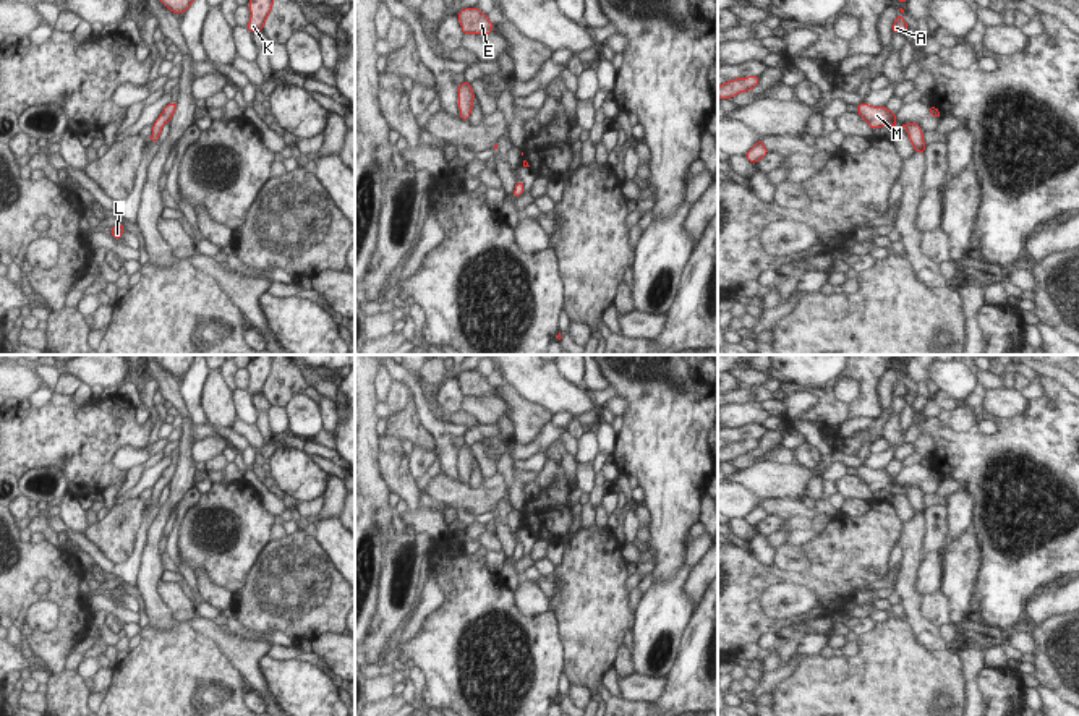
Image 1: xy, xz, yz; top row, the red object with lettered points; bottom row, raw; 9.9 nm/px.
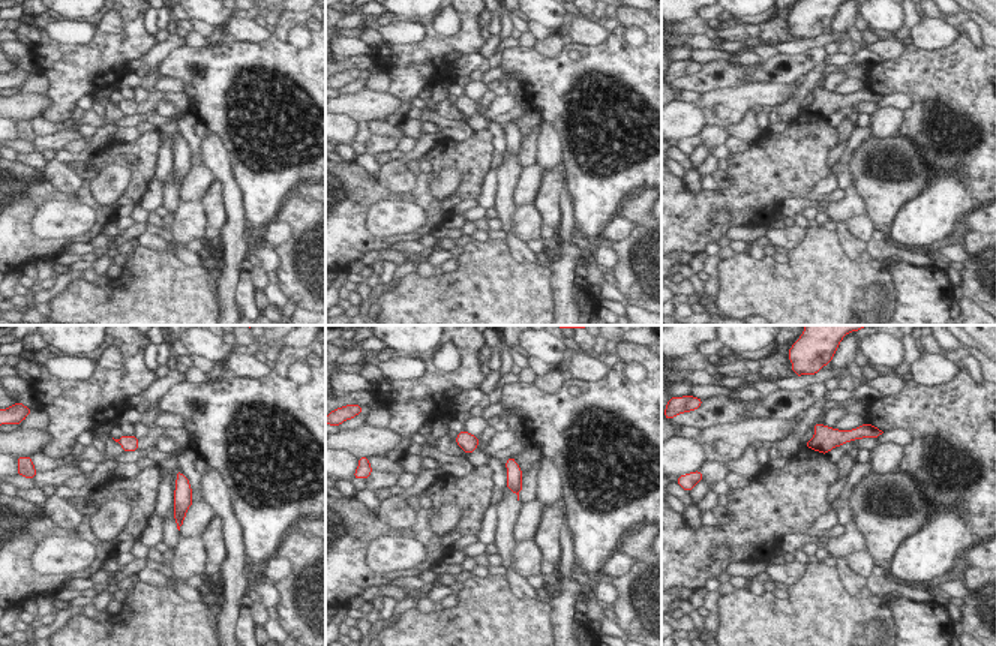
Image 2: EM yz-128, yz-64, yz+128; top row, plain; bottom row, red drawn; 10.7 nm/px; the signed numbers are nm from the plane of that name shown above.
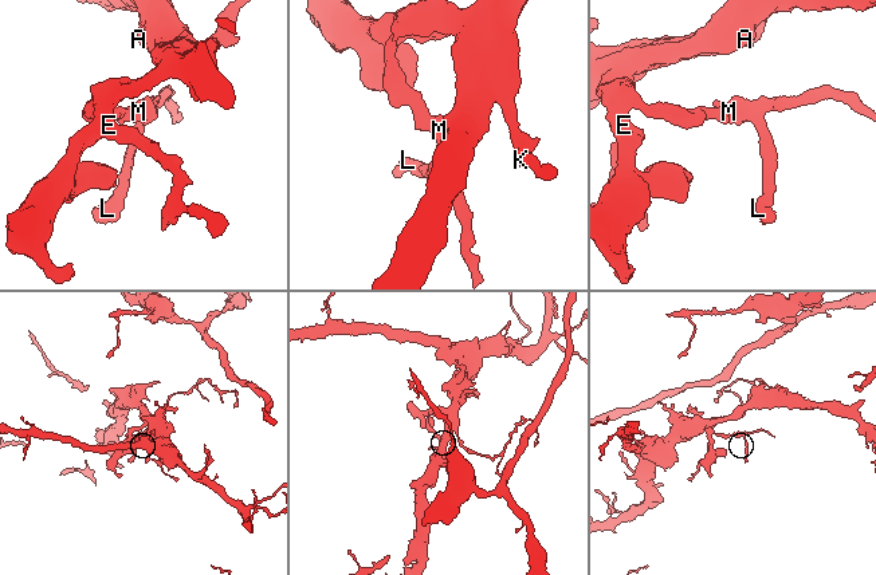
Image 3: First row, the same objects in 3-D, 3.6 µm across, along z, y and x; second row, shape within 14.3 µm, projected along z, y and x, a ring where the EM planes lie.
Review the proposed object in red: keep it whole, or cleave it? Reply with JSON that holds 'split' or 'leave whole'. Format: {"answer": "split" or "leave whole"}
{"answer": "leave whole"}

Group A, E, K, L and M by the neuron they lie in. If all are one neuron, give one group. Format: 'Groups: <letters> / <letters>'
Groups: A E K L M.

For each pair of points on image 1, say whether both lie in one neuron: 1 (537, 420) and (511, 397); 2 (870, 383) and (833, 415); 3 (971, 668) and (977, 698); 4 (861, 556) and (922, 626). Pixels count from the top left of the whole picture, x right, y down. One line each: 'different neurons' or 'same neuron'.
1: same neuron
2: same neuron
3: same neuron
4: different neurons

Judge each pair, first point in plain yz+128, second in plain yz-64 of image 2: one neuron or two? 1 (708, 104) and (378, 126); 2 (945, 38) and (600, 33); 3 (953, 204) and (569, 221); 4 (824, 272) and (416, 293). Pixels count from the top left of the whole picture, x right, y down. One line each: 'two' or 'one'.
1: two
2: one
3: two
4: one

